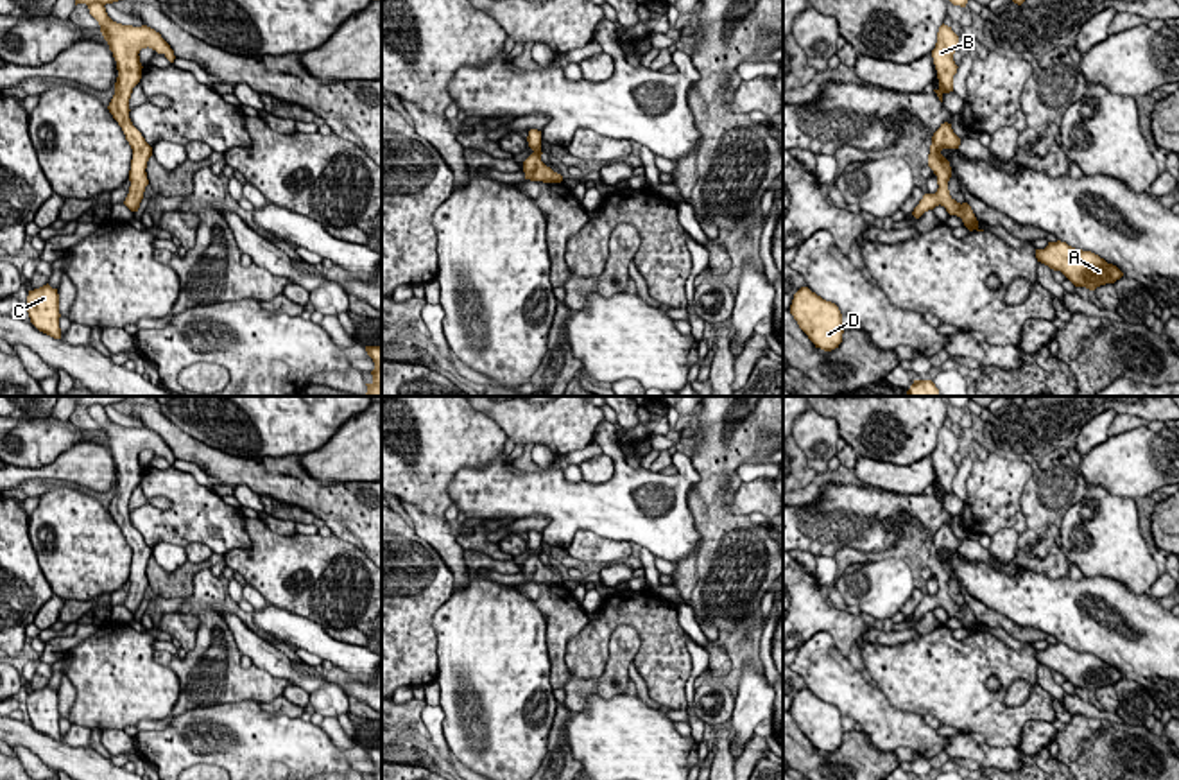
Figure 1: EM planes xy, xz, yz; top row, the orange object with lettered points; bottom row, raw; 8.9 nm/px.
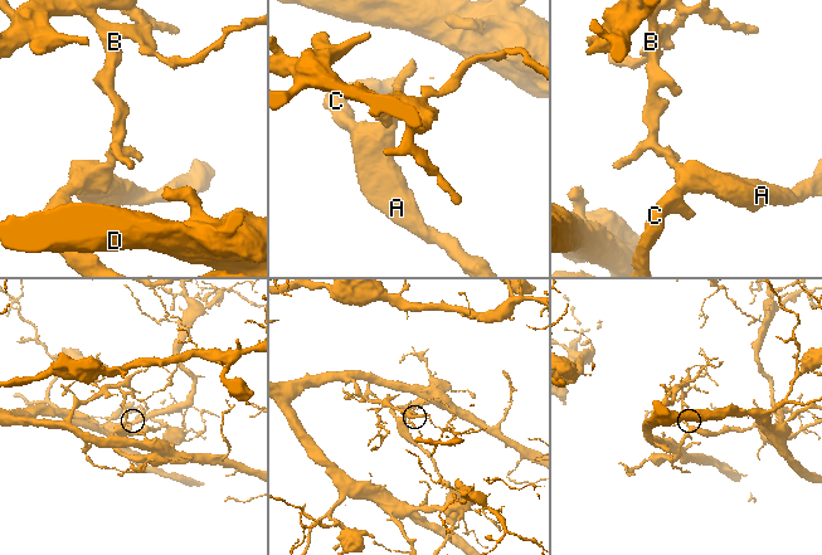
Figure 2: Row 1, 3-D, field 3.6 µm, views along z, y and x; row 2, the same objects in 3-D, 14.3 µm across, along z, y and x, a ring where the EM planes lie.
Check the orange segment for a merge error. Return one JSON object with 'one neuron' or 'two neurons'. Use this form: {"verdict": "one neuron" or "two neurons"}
{"verdict": "two neurons"}

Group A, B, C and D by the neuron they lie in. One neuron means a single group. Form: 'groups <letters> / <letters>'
groups A C / B D

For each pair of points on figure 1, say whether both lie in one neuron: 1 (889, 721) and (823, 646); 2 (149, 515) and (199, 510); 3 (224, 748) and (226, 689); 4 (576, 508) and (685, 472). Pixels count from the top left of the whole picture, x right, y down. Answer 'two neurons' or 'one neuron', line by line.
1: one neuron
2: one neuron
3: two neurons
4: one neuron

